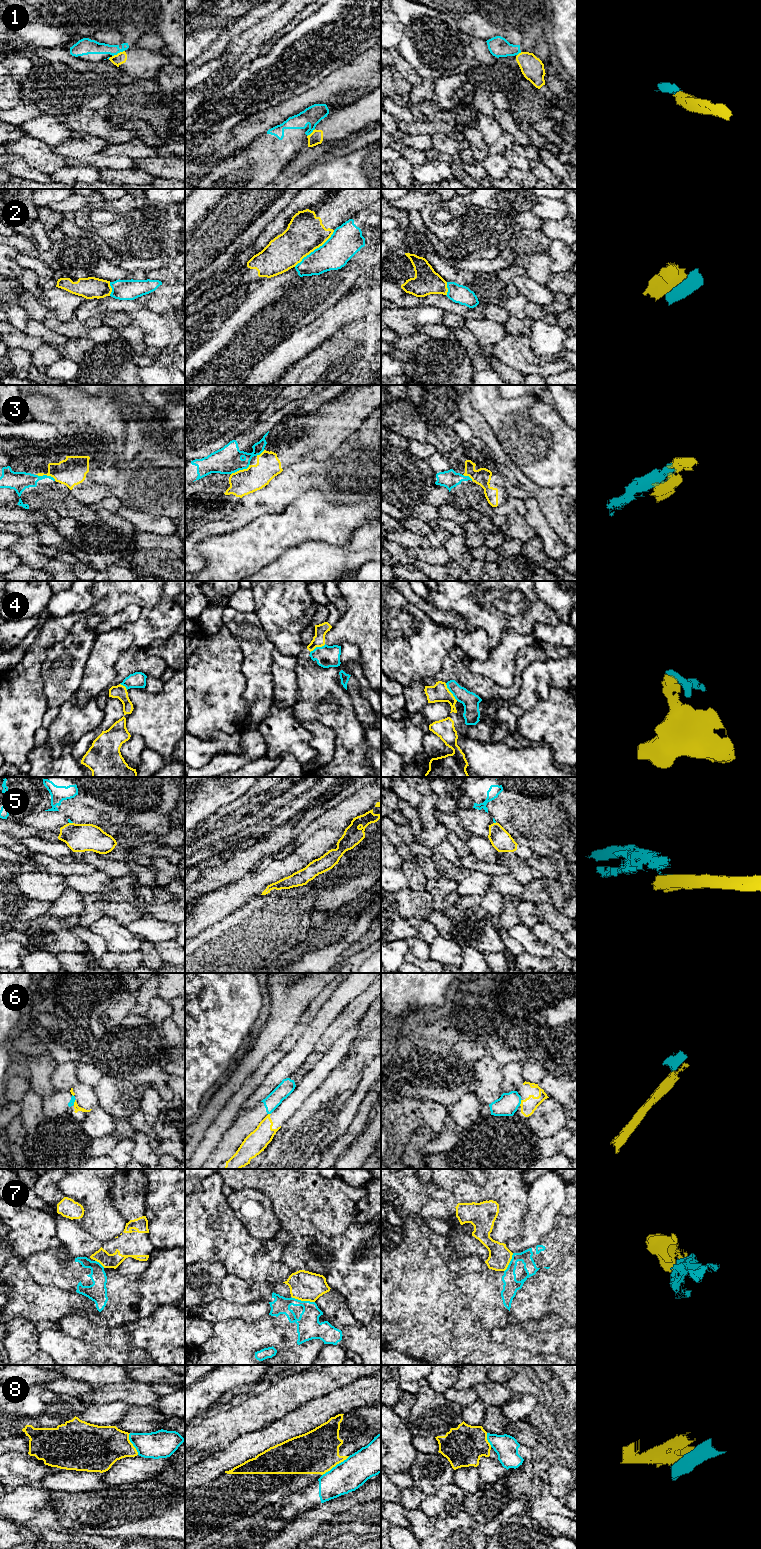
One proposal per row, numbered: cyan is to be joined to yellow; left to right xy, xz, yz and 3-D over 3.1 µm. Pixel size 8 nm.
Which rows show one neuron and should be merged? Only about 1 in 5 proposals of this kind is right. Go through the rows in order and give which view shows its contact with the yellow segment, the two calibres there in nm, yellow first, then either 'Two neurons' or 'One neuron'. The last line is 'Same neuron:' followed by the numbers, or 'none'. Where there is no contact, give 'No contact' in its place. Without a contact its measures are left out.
1: Touches yellow in xy. Thickness 90 nm (yellow) against 120 nm. Two neurons
2: Touches yellow in xz. Thickness 300 nm (yellow) against 240 nm. Two neurons
3: Touches yellow in xy. Thickness 220 nm (yellow) against 160 nm. Two neurons
4: Touches yellow in yz. Thickness 150 nm (yellow) against 140 nm. One neuron
5: Touches yellow in xy. Thickness 220 nm (yellow) against 20 nm. Two neurons
6: Touches yellow in yz. Thickness 120 nm (yellow) against 170 nm. Two neurons
7: Touches yellow in xz. Thickness 240 nm (yellow) against 190 nm. Two neurons
8: Touches yellow in xz. Thickness 360 nm (yellow) against 260 nm. Two neurons
Same neuron: 4

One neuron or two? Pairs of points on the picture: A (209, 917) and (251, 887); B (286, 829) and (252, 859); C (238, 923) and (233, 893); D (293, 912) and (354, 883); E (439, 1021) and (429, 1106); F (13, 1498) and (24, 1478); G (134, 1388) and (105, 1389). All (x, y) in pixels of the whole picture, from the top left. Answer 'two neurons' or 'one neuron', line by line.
A: one neuron
B: one neuron
C: two neurons
D: one neuron
E: two neurons
F: two neurons
G: one neuron

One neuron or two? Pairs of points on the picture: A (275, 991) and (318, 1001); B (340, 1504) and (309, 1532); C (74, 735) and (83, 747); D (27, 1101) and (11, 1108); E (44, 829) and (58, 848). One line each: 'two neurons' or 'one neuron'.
A: two neurons
B: one neuron
C: two neurons
D: two neurons
E: two neurons

